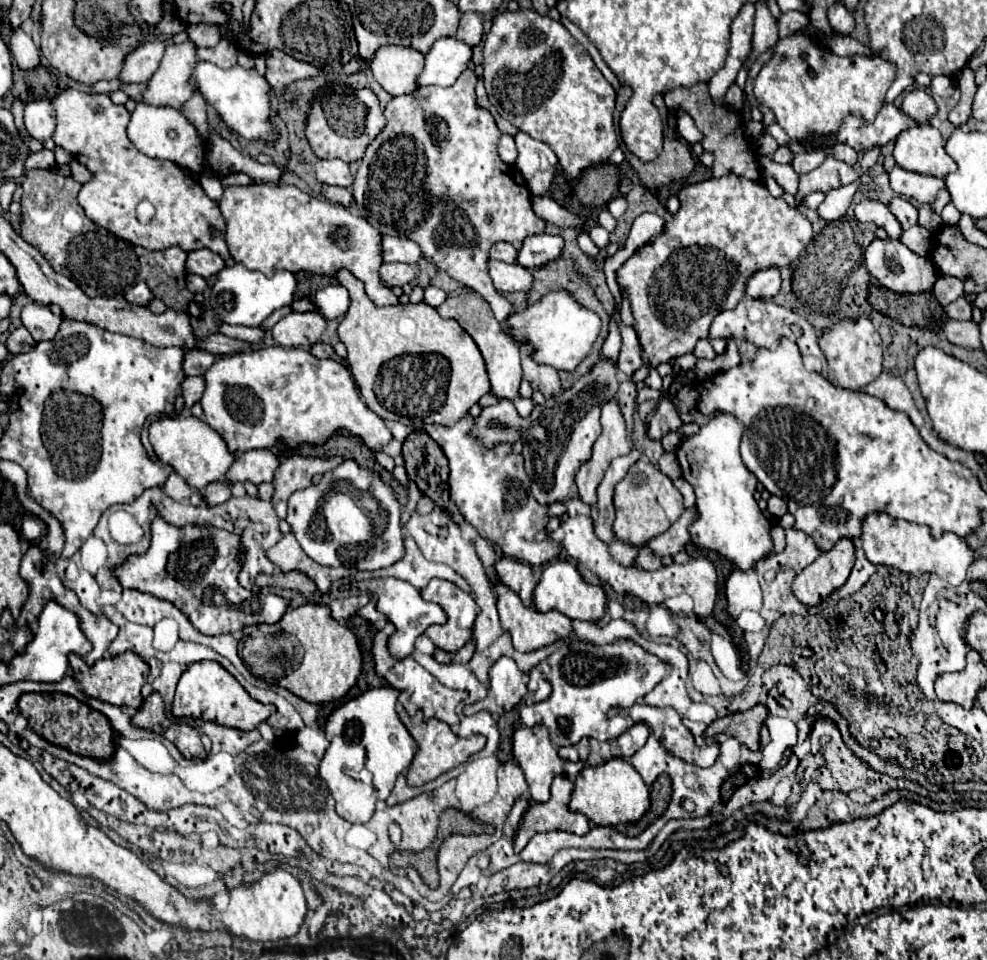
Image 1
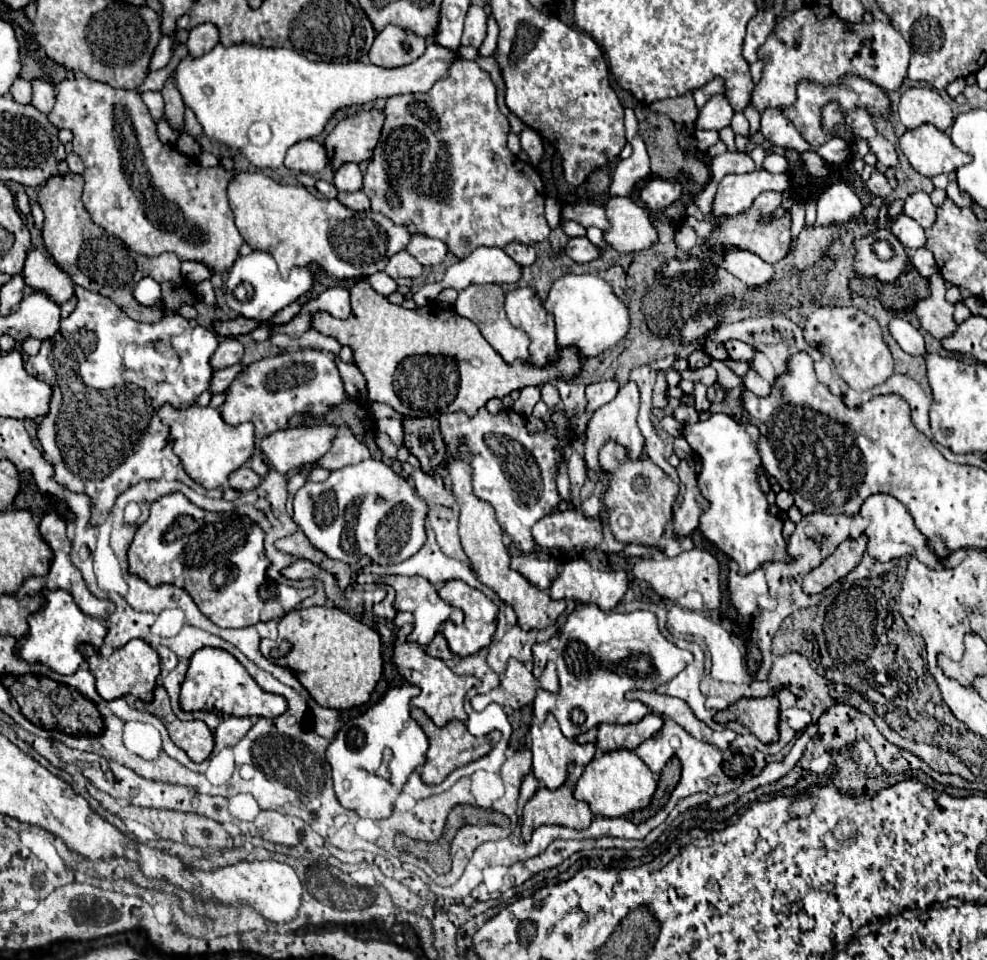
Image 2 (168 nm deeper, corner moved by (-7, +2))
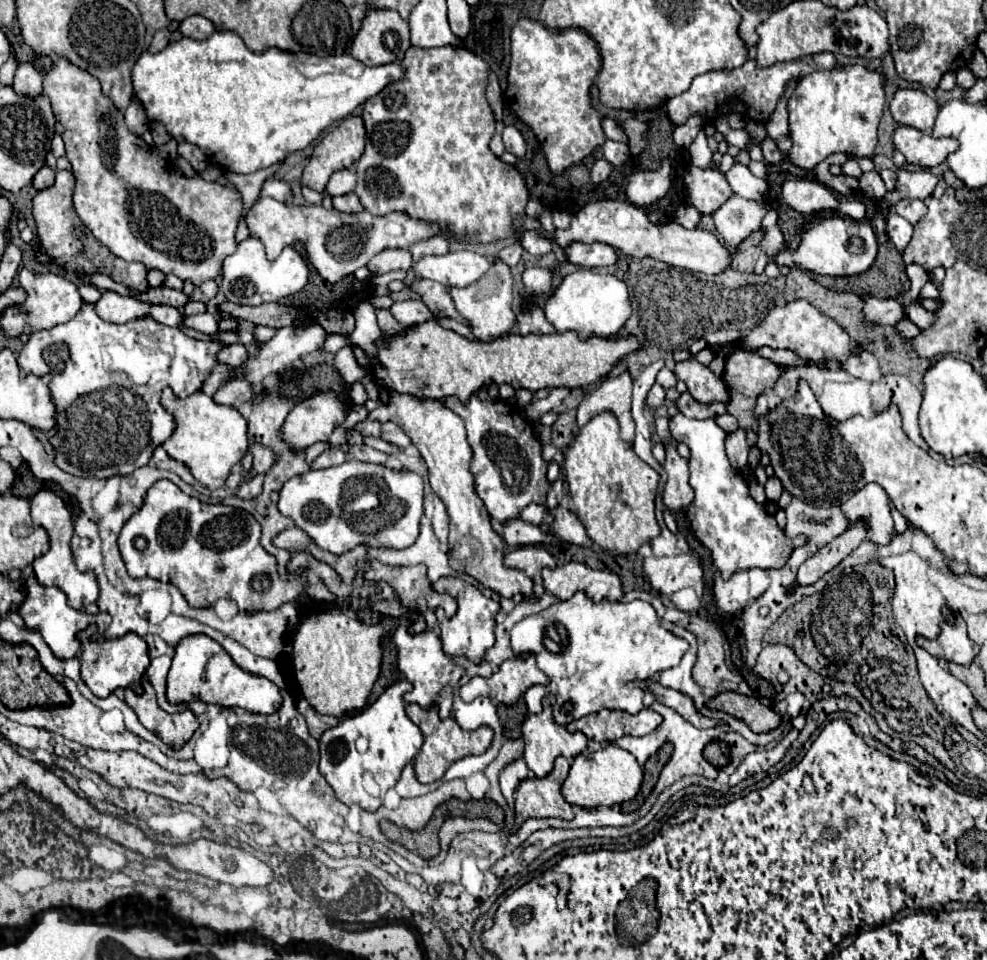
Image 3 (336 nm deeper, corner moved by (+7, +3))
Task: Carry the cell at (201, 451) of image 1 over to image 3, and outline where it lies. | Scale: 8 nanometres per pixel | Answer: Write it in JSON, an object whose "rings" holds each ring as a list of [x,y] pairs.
{"rings":[[[171,388],[163,390],[161,406],[175,418],[175,432],[173,436],[163,442],[165,452],[189,466],[195,480],[209,488],[217,490],[225,484],[231,468],[241,462],[247,452],[247,422],[233,406],[219,406],[213,402],[211,396],[203,392],[195,392],[187,398],[175,398]]]}

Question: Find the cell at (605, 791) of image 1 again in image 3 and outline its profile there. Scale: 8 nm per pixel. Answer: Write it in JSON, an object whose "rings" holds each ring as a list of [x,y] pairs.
{"rings":[[[613,744],[603,746],[597,752],[581,752],[569,770],[567,780],[563,782],[563,796],[569,804],[581,808],[599,808],[599,806],[613,806],[627,800],[633,800],[641,788],[643,772],[633,754],[621,750]]]}

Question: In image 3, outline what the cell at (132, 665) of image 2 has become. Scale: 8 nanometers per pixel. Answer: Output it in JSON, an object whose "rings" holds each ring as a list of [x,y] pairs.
{"rings":[[[125,634],[123,638],[103,642],[91,642],[89,638],[83,638],[79,660],[81,660],[81,678],[97,698],[107,698],[115,688],[127,688],[137,684],[149,666],[147,644],[137,634]]]}

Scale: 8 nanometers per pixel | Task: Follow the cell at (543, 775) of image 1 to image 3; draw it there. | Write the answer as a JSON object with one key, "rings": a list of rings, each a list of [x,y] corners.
{"rings":[[[545,708],[541,714],[531,714],[525,722],[523,722],[523,740],[525,740],[525,752],[523,752],[523,760],[527,764],[527,768],[537,776],[537,778],[545,778],[551,770],[553,770],[553,762],[557,756],[565,756],[567,760],[573,760],[575,756],[579,756],[585,746],[587,746],[587,738],[583,732],[575,732],[569,734],[563,726],[559,726],[553,716],[551,716],[551,708]]]}

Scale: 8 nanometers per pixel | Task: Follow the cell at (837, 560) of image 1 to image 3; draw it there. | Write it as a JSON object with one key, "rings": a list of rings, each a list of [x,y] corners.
{"rings":[[[855,522],[851,528],[847,528],[841,536],[833,538],[829,544],[825,544],[815,556],[805,560],[799,566],[797,572],[797,584],[809,586],[815,584],[823,574],[827,574],[831,568],[835,568],[845,556],[849,556],[867,536],[867,526],[863,522]]]}

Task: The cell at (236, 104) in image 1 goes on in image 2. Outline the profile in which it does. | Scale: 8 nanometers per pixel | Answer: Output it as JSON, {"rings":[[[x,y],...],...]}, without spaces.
{"rings":[[[245,41],[229,47],[219,43],[201,57],[187,55],[175,69],[175,85],[183,97],[185,107],[189,107],[197,115],[205,135],[211,141],[227,145],[229,149],[239,149],[245,155],[245,159],[257,169],[279,169],[283,167],[287,149],[299,141],[321,135],[323,127],[337,109],[365,105],[379,97],[427,91],[439,77],[447,77],[447,65],[451,65],[455,57],[457,55],[451,49],[439,49],[439,45],[429,41],[425,53],[417,61],[403,67],[385,69],[363,61],[349,63],[309,61],[307,57],[291,49],[261,47]]]}

